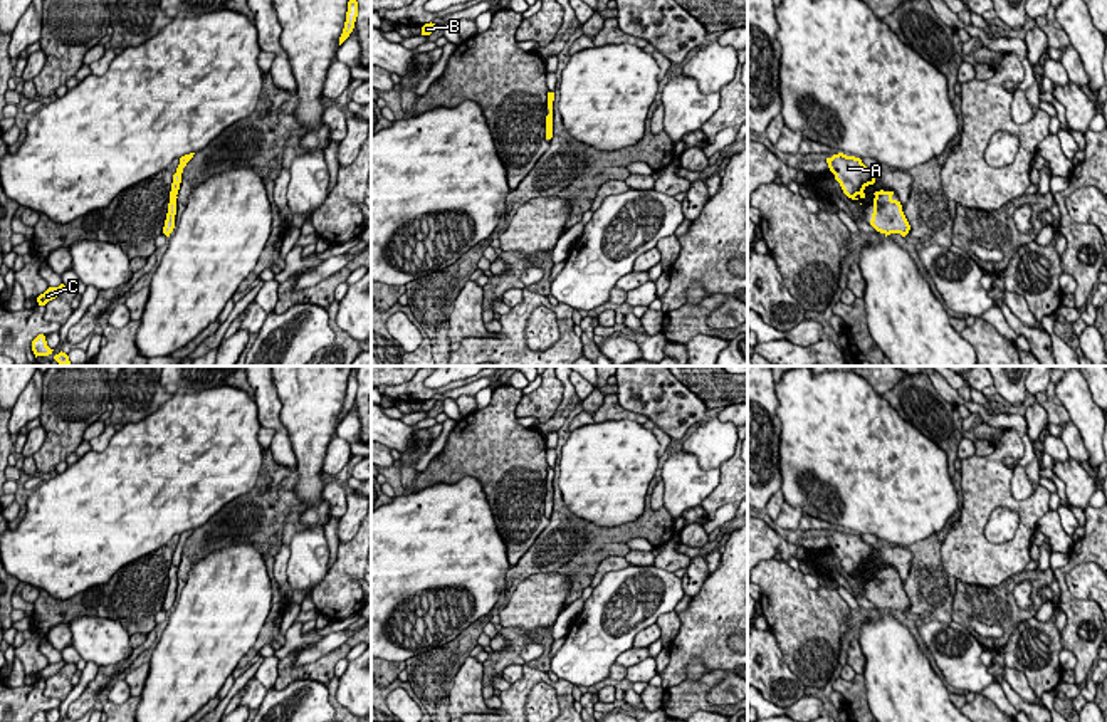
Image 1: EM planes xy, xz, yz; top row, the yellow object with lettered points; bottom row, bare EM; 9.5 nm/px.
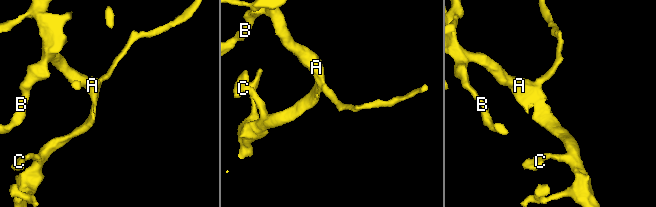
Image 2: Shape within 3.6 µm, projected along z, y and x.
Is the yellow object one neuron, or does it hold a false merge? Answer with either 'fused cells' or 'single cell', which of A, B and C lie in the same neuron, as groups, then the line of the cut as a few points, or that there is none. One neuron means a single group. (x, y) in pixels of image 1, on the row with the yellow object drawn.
single cell; A B C; no cut

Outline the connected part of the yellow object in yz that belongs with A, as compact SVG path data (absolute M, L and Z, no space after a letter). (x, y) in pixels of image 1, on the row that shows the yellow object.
M838 153L826 158L826 163L843 193L852 200L865 198L863 190L875 183L875 171L867 168L860 158Z

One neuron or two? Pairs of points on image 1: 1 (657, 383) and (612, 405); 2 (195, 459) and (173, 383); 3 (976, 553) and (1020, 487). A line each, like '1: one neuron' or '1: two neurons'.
1: two neurons
2: two neurons
3: two neurons

